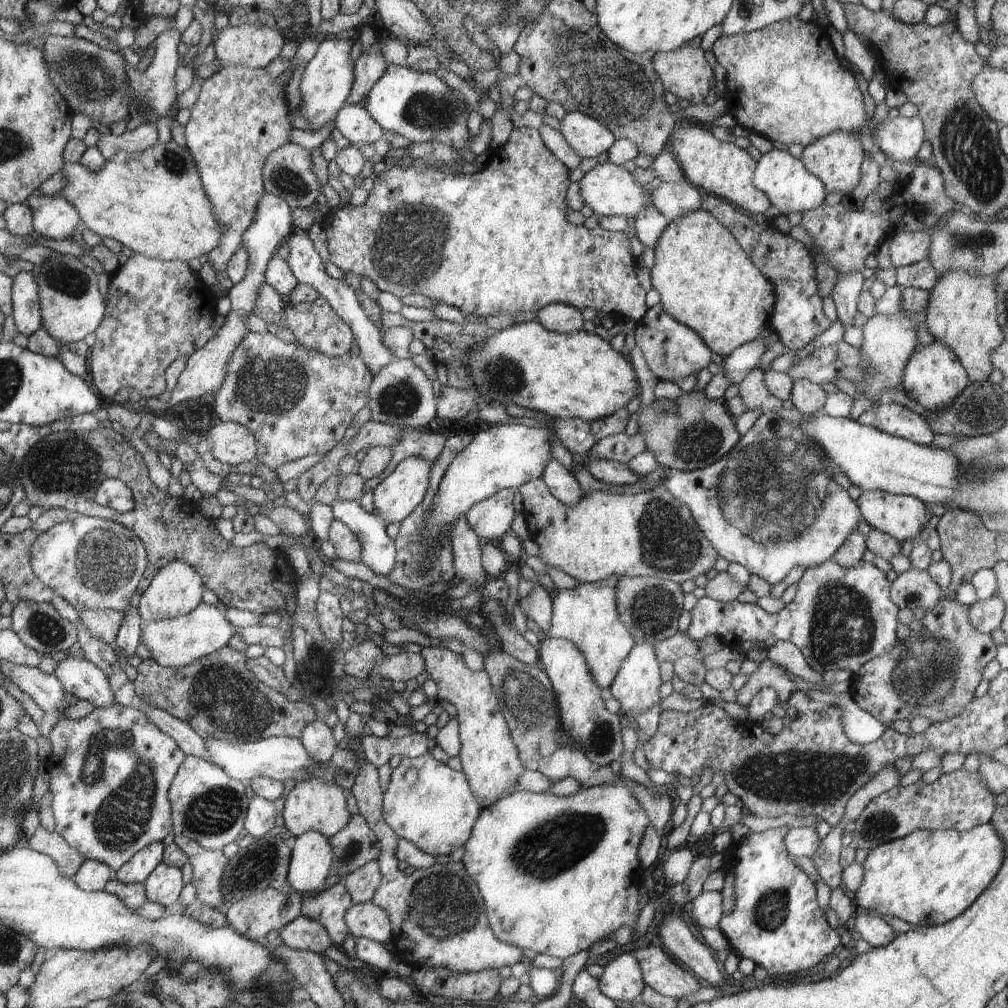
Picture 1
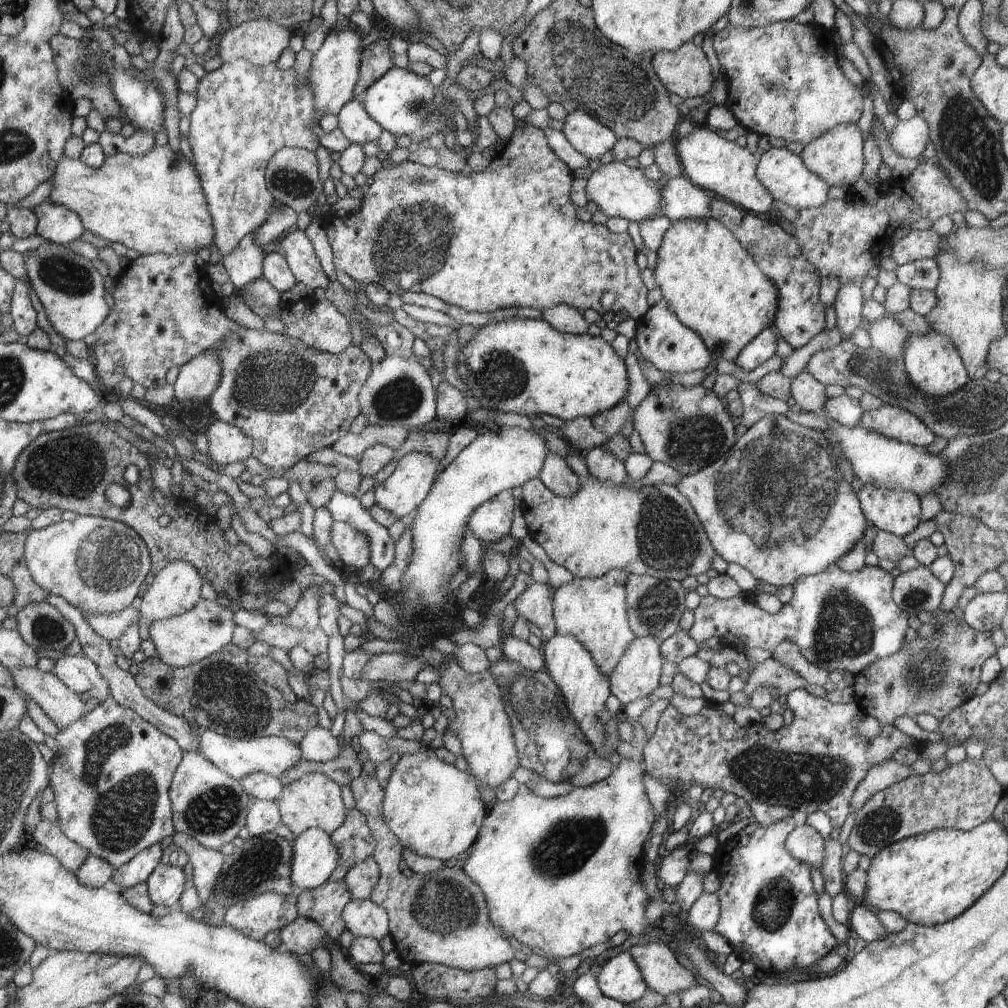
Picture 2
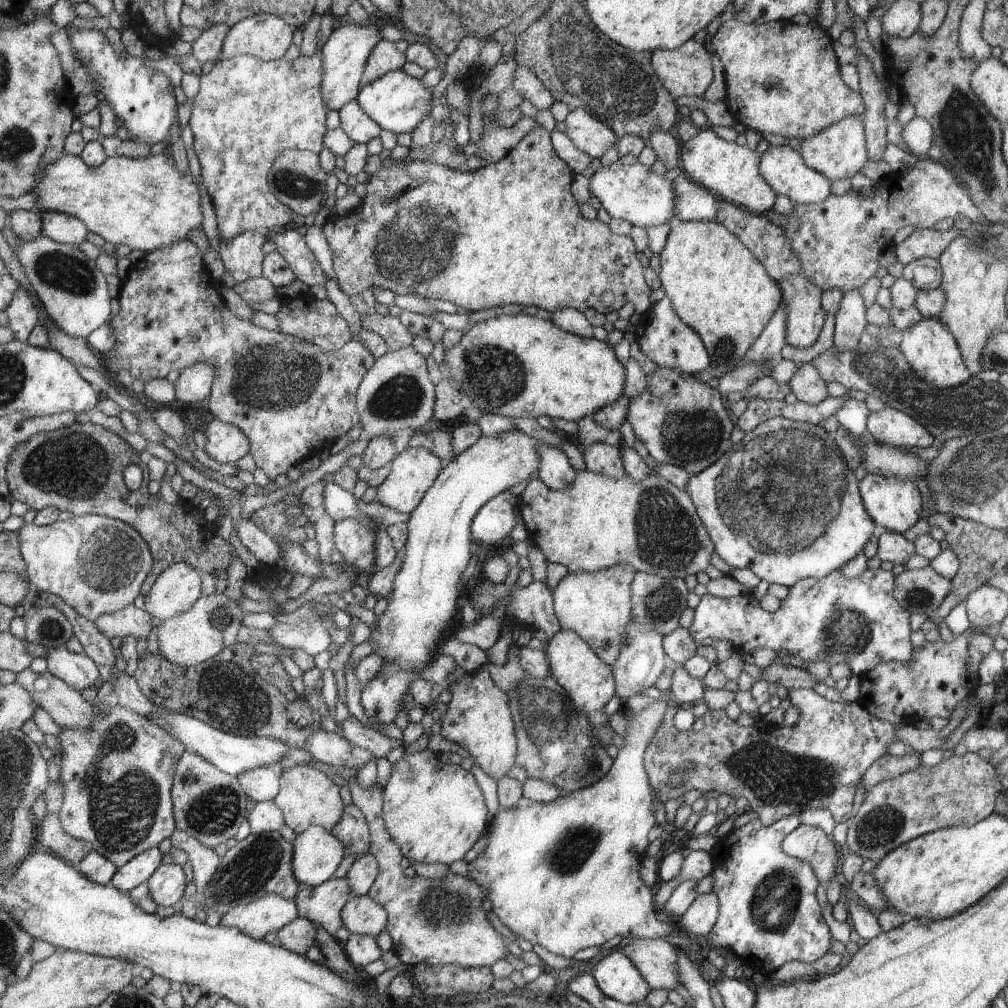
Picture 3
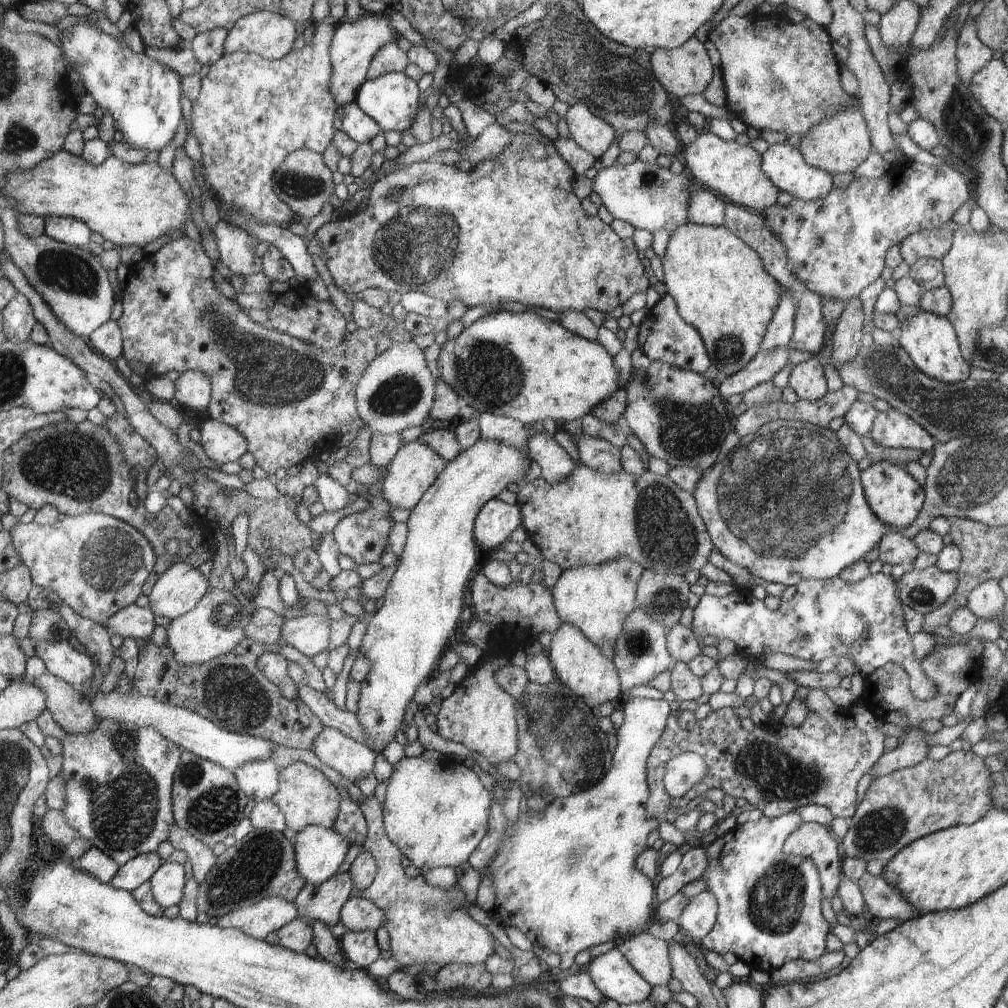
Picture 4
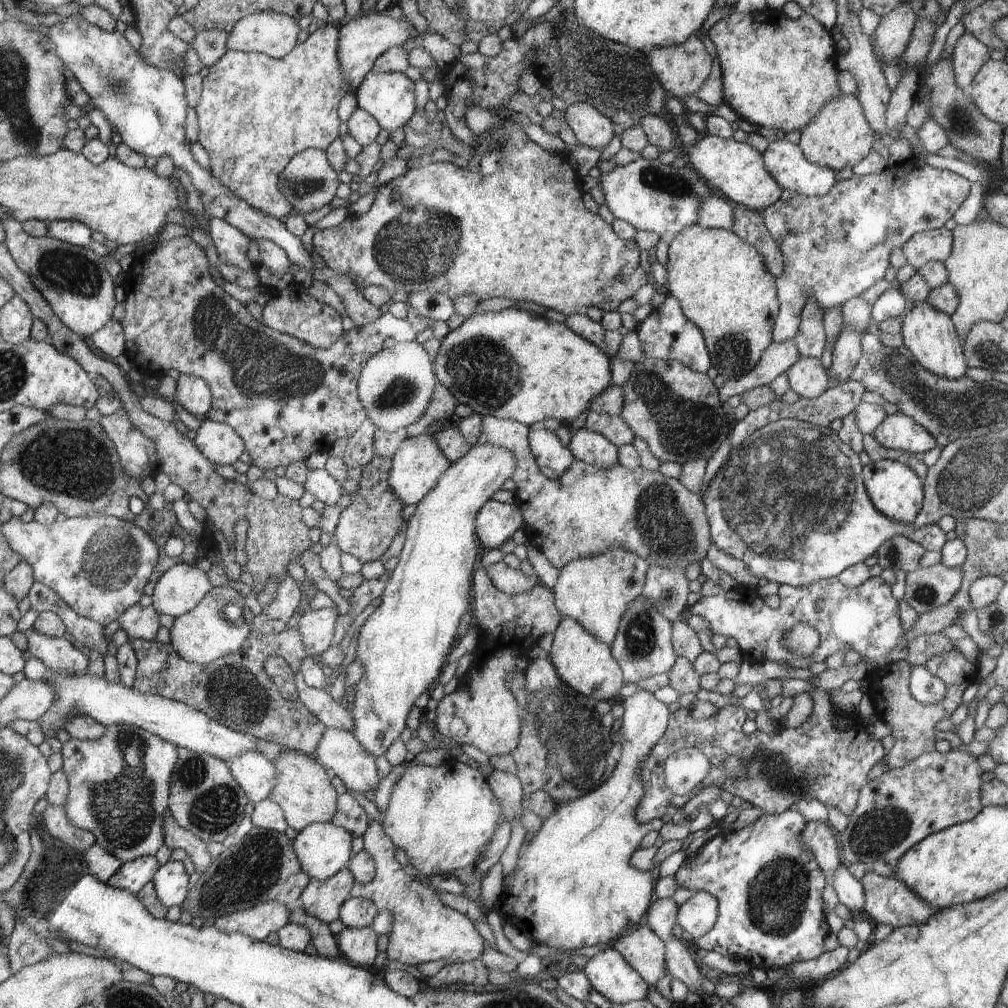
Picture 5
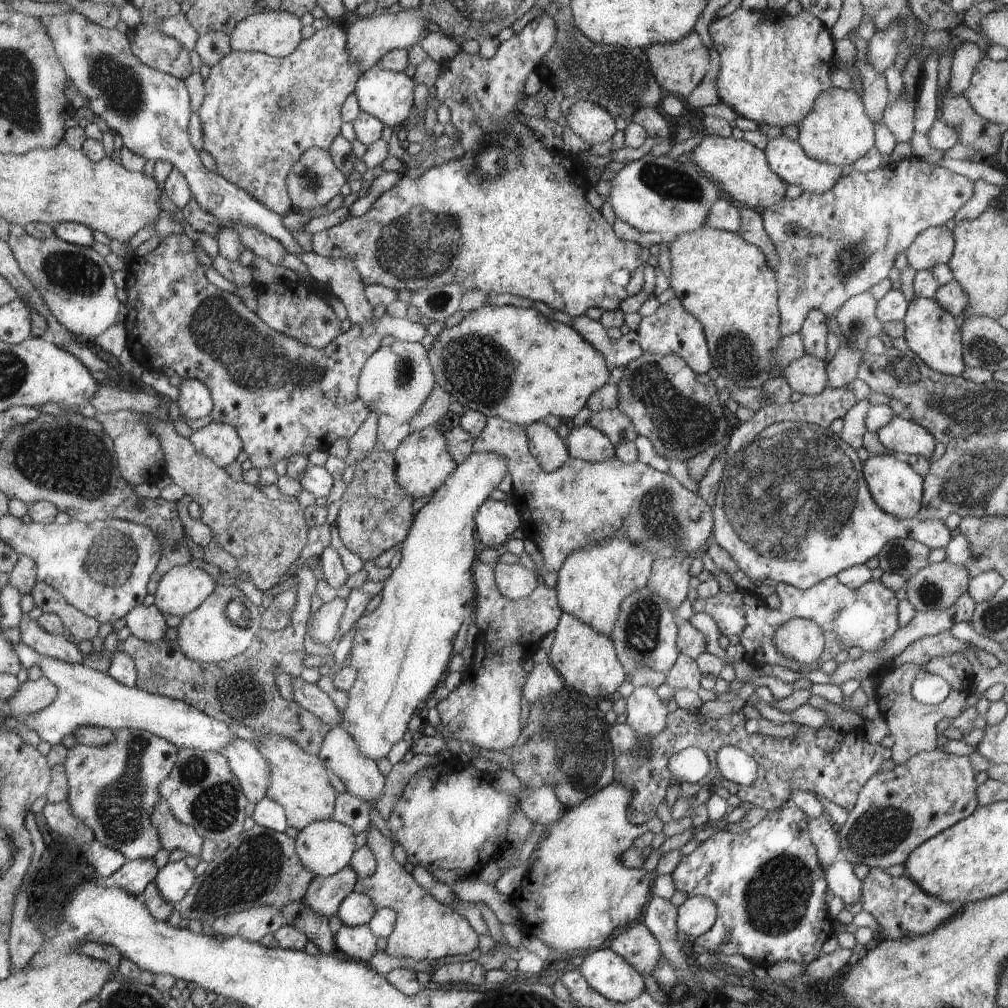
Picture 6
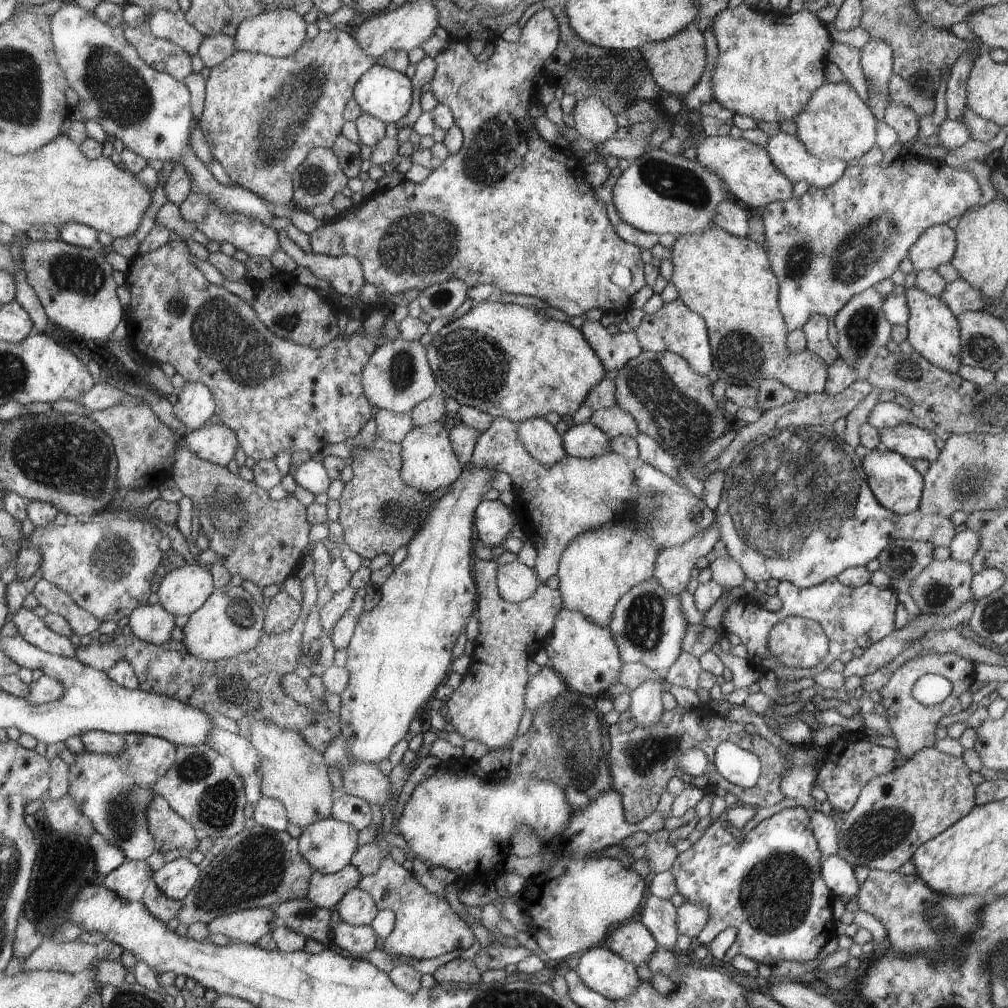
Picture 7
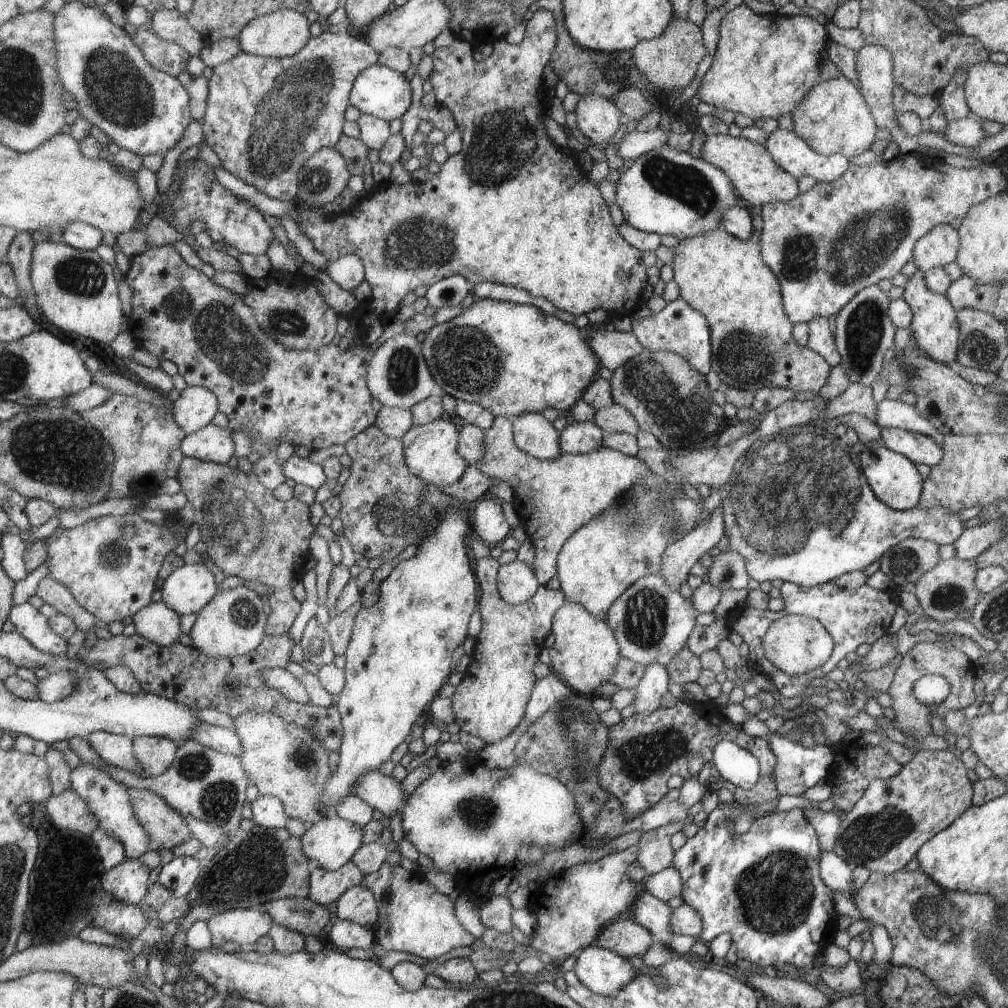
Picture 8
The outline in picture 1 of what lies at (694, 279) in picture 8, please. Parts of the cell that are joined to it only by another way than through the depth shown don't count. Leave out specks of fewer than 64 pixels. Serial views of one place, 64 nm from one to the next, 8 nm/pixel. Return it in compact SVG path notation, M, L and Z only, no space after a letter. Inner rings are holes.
M698 209L697 211L688 211L682 213L680 216L674 217L666 225L664 232L660 235L657 245L653 249L655 252L655 261L650 268L650 278L654 290L660 294L660 304L662 305L662 308L680 322L680 324L696 331L714 354L721 354L723 358L727 357L740 345L752 342L754 339L758 339L760 337L760 332L762 332L764 328L765 330L768 330L770 327L769 316L773 313L775 305L774 301L776 301L773 283L771 283L769 279L767 279L760 270L756 268L756 266L754 266L750 257L744 252L744 250L742 250L742 247L738 244L736 238L734 238L733 233L710 211ZM793 379L790 398L792 398L793 407L802 414L815 415L821 412L827 396L822 385L806 379Z

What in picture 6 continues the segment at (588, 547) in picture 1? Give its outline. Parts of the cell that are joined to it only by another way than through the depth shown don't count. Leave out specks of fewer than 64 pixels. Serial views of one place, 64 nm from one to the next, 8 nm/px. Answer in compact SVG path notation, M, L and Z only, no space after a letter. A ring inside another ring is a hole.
M489 417L480 436L475 438L473 452L480 451L498 451L507 458L513 482L510 496L524 519L521 526L524 538L534 542L542 553L545 568L550 571L558 572L571 553L612 537L628 538L648 550L654 560L678 562L700 549L713 534L713 511L709 503L698 493L686 489L676 477L654 470L640 461L628 464L614 457L591 463L571 456L560 469L550 473L540 466L540 460L529 450L524 426L500 417Z

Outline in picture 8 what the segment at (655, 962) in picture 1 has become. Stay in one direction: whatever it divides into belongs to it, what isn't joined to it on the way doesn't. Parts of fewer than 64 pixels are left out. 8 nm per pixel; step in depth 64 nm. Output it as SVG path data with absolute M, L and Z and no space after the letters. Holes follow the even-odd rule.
M622 919L603 929L595 944L613 950L624 958L641 957L652 944L654 938L642 923L630 919Z

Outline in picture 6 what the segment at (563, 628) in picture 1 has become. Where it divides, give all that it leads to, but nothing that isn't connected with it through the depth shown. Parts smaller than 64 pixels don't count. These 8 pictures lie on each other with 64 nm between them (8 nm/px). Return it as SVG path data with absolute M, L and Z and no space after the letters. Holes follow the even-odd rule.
M612 537L571 553L558 571L554 588L561 612L582 619L595 631L610 636L625 598L648 585L653 562L653 555L648 550L626 537Z

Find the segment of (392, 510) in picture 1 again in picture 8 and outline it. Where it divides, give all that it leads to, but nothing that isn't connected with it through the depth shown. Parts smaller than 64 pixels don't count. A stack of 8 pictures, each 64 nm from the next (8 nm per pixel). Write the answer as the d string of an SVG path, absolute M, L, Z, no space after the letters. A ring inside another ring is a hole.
M438 419L428 424L414 424L401 440L405 445L405 462L411 474L420 479L422 483L438 488L458 482L468 466L457 449L458 439L456 426L448 420Z

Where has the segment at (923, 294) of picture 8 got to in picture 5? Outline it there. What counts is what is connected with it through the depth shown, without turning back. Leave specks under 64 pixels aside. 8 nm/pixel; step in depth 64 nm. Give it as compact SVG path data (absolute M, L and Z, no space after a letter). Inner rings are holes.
M929 303L914 306L904 316L904 326L900 331L904 341L904 347L908 348L916 359L927 371L932 374L950 380L966 377L968 370L967 360L964 356L964 348L955 329L950 315L936 310Z

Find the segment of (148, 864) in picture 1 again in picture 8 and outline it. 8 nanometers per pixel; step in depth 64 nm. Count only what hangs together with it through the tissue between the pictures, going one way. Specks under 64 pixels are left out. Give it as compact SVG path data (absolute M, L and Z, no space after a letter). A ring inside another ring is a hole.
M126 859L102 875L101 885L103 890L115 899L130 905L138 905L149 892L150 871L151 868L142 861Z

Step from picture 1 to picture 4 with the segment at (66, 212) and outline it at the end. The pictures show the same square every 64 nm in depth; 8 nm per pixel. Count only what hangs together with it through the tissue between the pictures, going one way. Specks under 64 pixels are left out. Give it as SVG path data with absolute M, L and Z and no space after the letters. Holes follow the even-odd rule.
M46 217L45 235L55 241L74 245L75 247L86 247L91 241L92 231L87 223L80 219L70 217Z

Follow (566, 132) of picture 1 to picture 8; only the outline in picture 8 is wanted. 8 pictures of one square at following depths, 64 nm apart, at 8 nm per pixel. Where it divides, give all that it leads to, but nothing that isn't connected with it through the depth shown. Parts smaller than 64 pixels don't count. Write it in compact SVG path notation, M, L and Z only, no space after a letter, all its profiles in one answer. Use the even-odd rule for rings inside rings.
M593 94L580 97L574 114L577 128L595 146L606 145L620 126L619 107L610 99Z

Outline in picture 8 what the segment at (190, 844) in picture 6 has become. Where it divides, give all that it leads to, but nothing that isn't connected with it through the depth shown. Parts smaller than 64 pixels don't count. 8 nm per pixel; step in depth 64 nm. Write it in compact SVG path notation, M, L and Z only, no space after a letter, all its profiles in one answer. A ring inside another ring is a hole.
M132 789L135 815L150 834L149 850L171 849L193 838L183 816L152 791Z

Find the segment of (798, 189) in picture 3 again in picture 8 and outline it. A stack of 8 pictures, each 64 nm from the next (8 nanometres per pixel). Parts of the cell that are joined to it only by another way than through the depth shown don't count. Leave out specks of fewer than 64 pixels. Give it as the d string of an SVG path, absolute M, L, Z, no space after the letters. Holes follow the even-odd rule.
M778 128L769 134L765 145L780 167L797 179L812 176L817 182L831 183L837 181L850 166L848 159L842 154L830 157L818 154L794 131Z

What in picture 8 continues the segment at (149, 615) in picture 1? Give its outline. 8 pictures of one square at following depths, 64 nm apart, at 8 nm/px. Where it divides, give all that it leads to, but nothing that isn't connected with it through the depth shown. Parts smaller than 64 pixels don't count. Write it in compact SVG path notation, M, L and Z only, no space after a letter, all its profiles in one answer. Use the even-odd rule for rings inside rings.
M184 564L161 586L162 602L179 615L197 613L218 594L218 574L210 566Z

